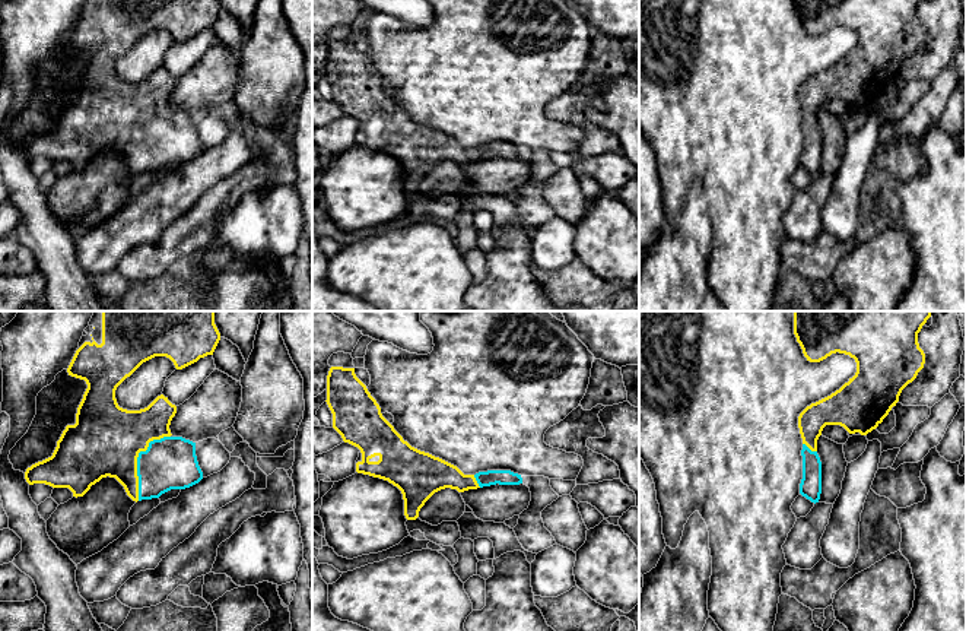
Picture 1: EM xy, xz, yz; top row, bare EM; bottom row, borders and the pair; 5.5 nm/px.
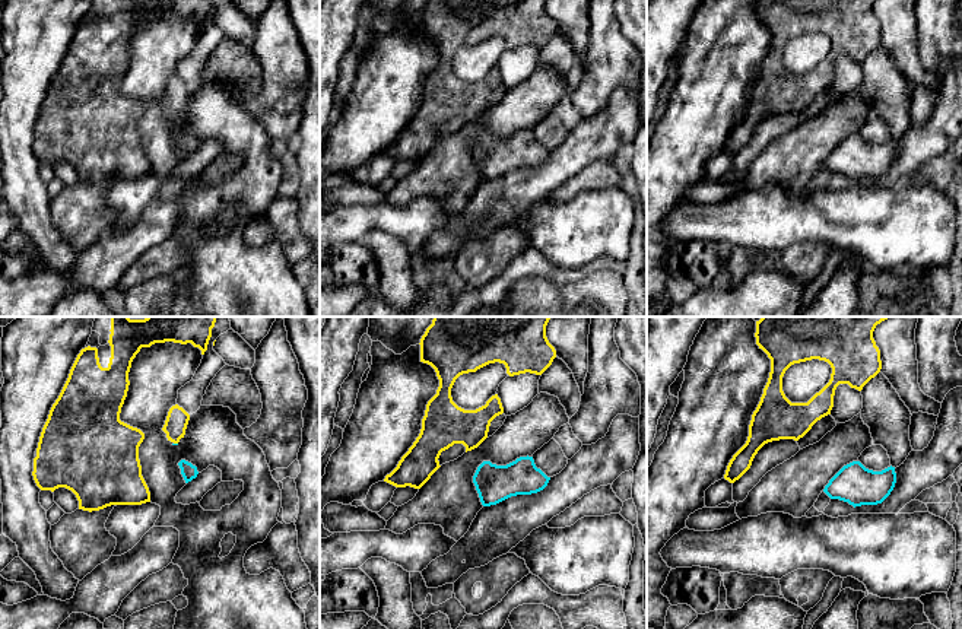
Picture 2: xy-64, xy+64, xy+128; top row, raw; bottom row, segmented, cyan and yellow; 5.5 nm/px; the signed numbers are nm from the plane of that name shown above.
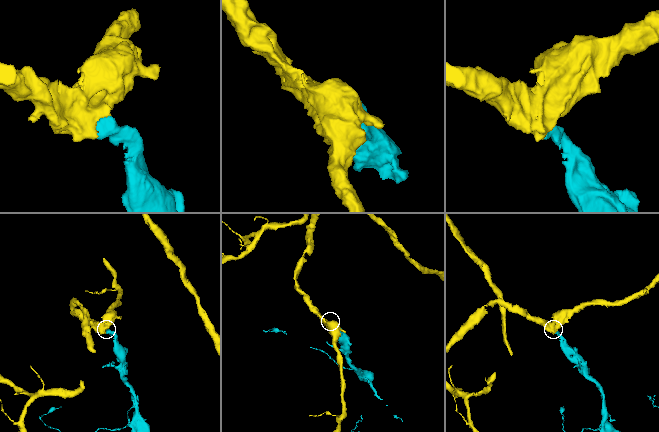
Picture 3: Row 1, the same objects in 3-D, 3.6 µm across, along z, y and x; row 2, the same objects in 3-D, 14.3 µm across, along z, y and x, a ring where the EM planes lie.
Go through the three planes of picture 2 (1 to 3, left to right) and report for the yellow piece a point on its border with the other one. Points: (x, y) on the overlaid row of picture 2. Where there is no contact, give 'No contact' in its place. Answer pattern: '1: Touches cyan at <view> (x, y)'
1: Touches cyan at xy-64 (175, 444)
2: No contact
3: No contact

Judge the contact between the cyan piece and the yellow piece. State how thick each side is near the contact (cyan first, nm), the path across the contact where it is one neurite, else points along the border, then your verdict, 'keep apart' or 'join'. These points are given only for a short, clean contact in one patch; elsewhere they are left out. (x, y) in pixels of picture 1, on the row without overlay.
280/380 nm | across xy (168, 136), (137, 133), (121, 117), (105, 113) | join

